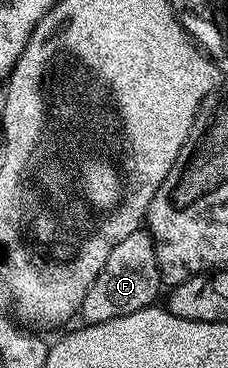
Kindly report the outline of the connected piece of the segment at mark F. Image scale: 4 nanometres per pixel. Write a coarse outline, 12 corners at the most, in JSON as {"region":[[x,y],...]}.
{"region":[[142,228],[111,248],[79,311],[94,326],[131,316],[163,290]]}

